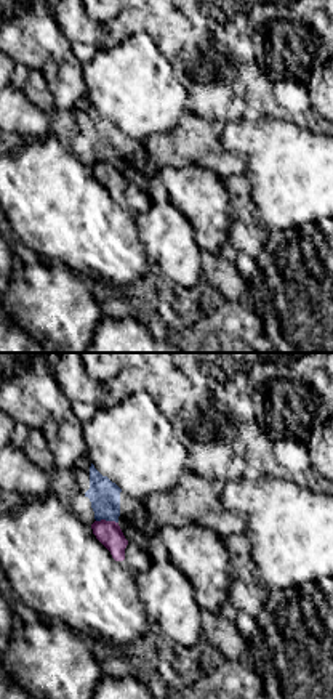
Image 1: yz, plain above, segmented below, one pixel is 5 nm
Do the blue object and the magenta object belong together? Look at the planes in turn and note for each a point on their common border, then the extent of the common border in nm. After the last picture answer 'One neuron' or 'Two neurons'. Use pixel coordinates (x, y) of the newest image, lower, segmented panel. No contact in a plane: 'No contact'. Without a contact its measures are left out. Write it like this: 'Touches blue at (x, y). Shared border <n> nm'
Touches blue at (108, 520). Shared border 110 nm

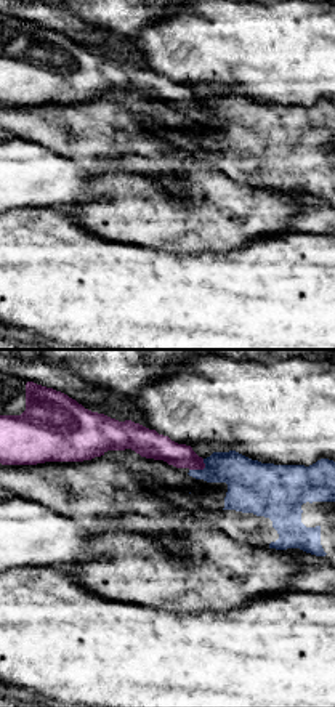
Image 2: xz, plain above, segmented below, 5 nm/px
Touches blue at (201, 470). Shared border 100 nm

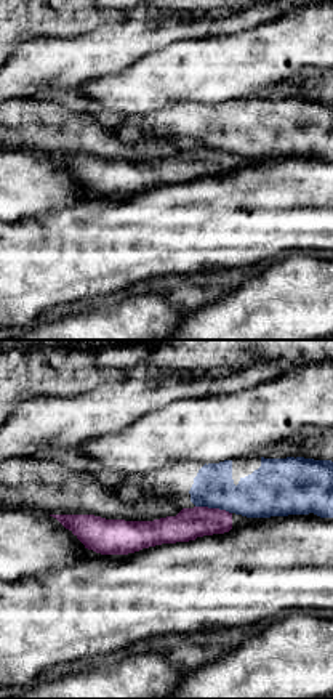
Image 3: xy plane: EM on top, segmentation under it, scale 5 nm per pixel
Touches blue at (213, 507). Shared border 190 nm

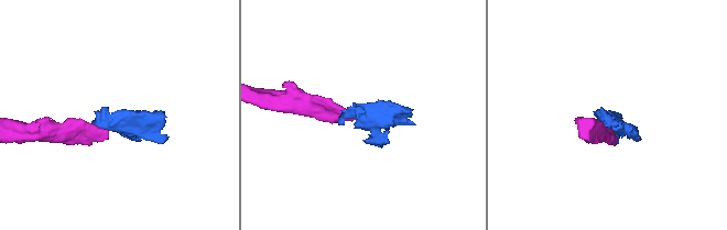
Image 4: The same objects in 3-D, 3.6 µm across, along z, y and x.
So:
Two neurons

